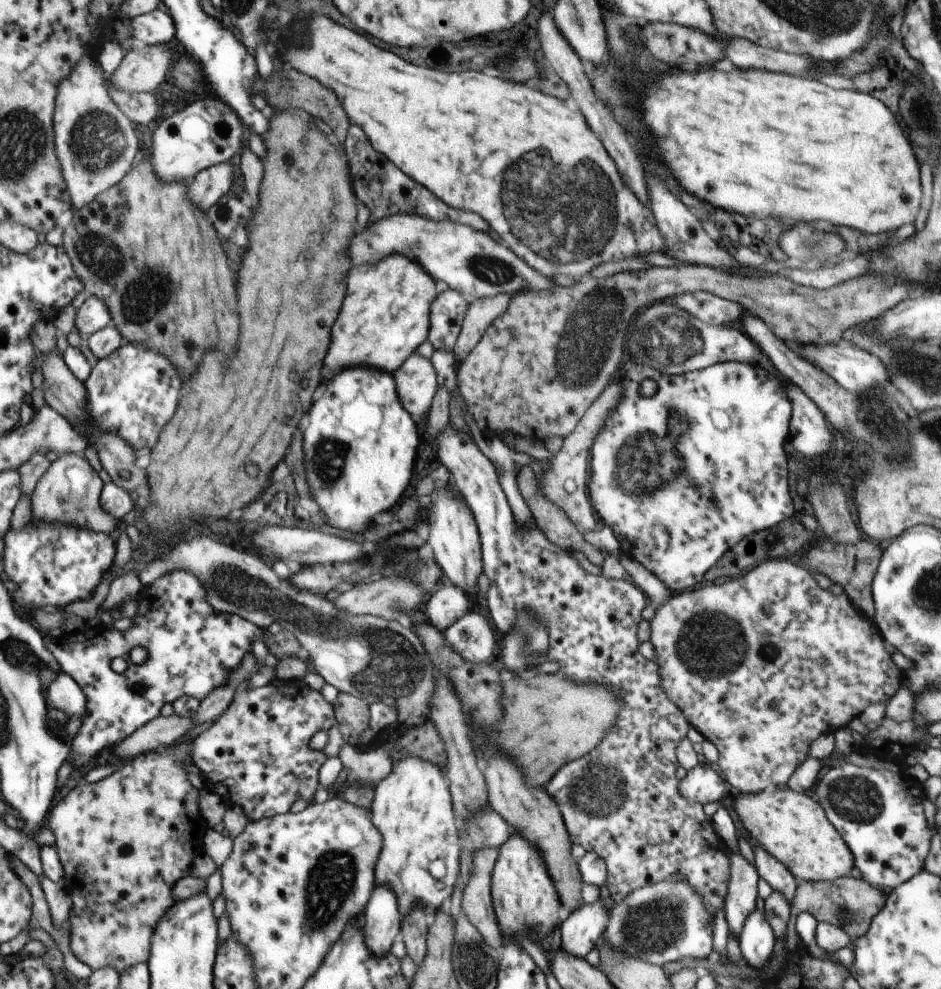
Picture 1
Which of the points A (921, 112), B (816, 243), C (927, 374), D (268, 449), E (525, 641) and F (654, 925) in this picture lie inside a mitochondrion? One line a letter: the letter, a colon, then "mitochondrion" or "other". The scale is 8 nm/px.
A: mitochondrion
B: mitochondrion
C: mitochondrion
D: other
E: mitochondrion
F: mitochondrion

